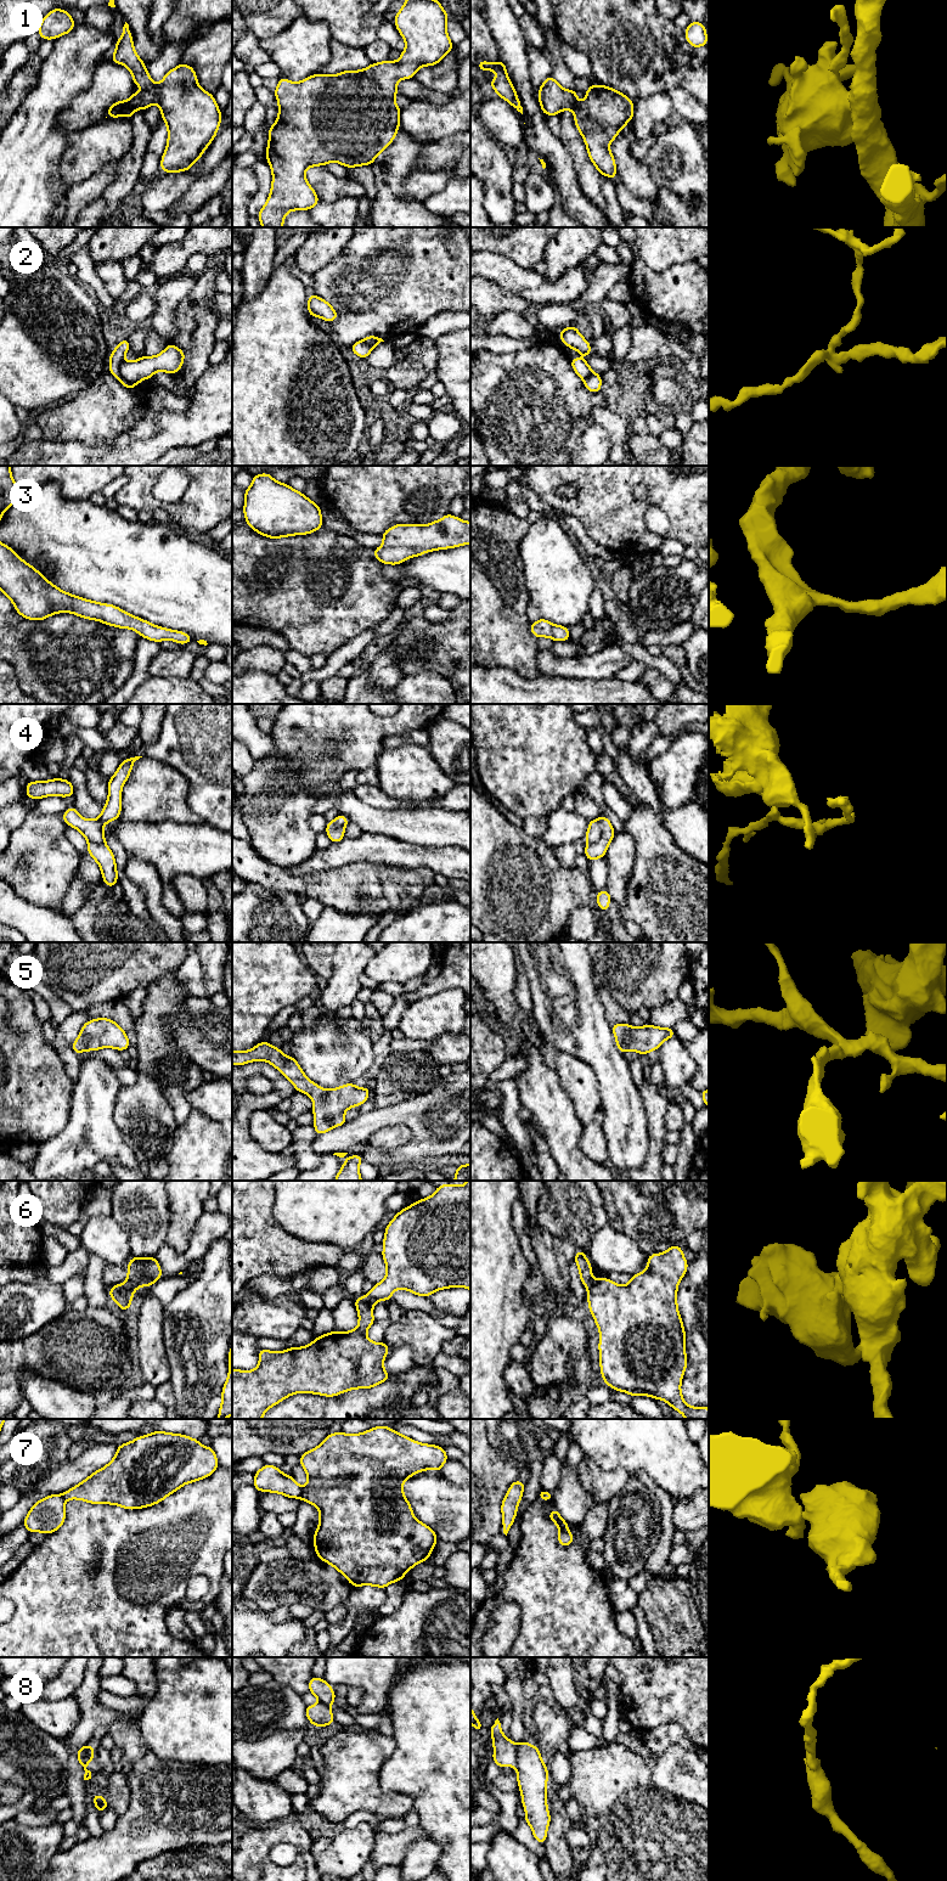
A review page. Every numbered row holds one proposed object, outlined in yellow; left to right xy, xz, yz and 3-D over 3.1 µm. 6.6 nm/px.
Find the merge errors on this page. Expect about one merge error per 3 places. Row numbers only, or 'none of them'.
2, 4, 6, 7, 8

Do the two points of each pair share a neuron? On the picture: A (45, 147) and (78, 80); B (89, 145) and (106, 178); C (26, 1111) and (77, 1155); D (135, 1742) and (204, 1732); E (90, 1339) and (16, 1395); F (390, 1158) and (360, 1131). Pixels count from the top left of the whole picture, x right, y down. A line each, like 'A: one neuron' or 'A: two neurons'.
A: one neuron
B: two neurons
C: two neurons
D: two neurons
E: one neuron
F: one neuron

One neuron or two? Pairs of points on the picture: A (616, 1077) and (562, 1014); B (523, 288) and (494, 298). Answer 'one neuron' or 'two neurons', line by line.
A: one neuron
B: two neurons

